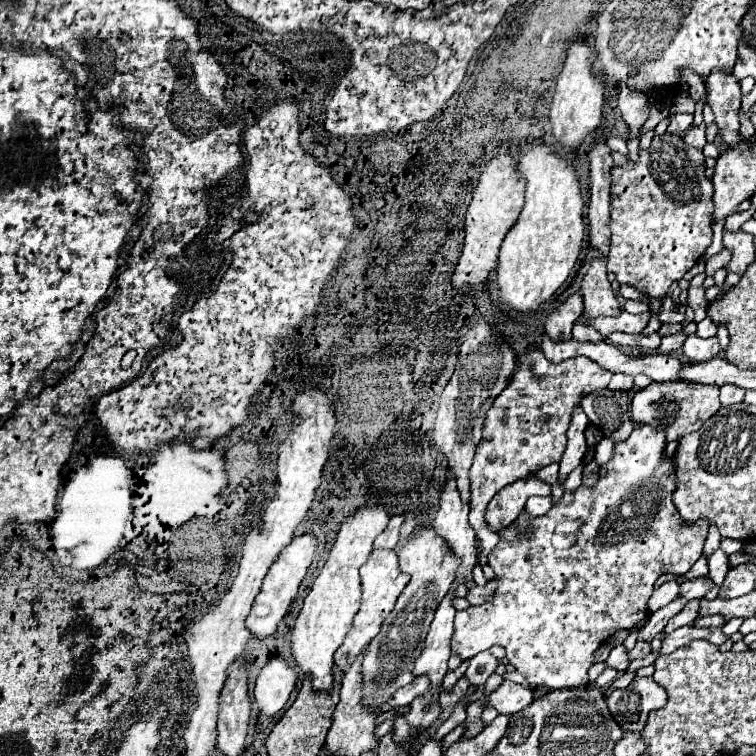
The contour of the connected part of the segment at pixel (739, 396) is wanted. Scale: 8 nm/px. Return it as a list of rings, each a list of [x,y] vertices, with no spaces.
[[[723,384],[721,386],[721,404],[727,406],[727,404],[733,404],[733,402],[741,402],[745,396],[745,390],[743,388],[737,388],[733,384]]]

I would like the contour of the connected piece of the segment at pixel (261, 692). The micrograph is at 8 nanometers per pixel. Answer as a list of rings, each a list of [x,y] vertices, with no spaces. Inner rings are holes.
[[[269,660],[255,682],[255,702],[267,716],[275,716],[289,700],[297,682],[297,672],[283,660]]]

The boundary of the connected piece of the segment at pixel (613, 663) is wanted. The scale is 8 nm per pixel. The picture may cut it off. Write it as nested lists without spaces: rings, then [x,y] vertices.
[[[615,646],[609,654],[609,658],[605,660],[605,666],[609,668],[615,668],[619,672],[625,672],[627,666],[629,666],[629,658],[627,658],[627,650],[623,646]]]

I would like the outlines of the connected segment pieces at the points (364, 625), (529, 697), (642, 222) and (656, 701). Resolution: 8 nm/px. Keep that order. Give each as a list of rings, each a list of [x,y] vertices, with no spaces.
[[[373,550],[369,560],[361,566],[361,586],[363,586],[363,596],[361,596],[361,608],[355,614],[353,626],[345,638],[345,642],[339,646],[339,650],[335,652],[335,664],[341,672],[347,672],[349,666],[357,660],[357,656],[361,654],[361,650],[377,636],[381,622],[385,620],[385,616],[393,610],[393,604],[397,600],[397,596],[403,592],[403,588],[409,582],[409,574],[403,574],[399,570],[399,558],[395,554],[395,550]]]
[[[505,680],[495,692],[487,696],[485,706],[493,706],[497,712],[515,714],[533,702],[533,690],[529,686],[519,686],[515,682]]]
[[[663,134],[663,136],[655,136],[649,150],[641,150],[639,152],[639,162],[627,162],[625,166],[621,168],[613,168],[611,170],[611,222],[609,222],[609,228],[611,228],[611,252],[607,256],[607,270],[615,274],[615,278],[621,282],[621,284],[629,284],[633,288],[637,288],[639,292],[647,292],[649,296],[653,298],[663,298],[671,284],[679,282],[691,268],[693,264],[699,260],[699,256],[709,248],[711,244],[711,236],[713,236],[713,230],[711,230],[711,214],[713,214],[713,184],[711,180],[705,176],[705,156],[699,148],[693,148],[689,144],[683,142],[681,136],[673,136],[673,134]]]
[[[635,678],[625,690],[613,690],[607,698],[611,716],[625,730],[643,728],[651,710],[667,702],[667,692],[653,678]]]

